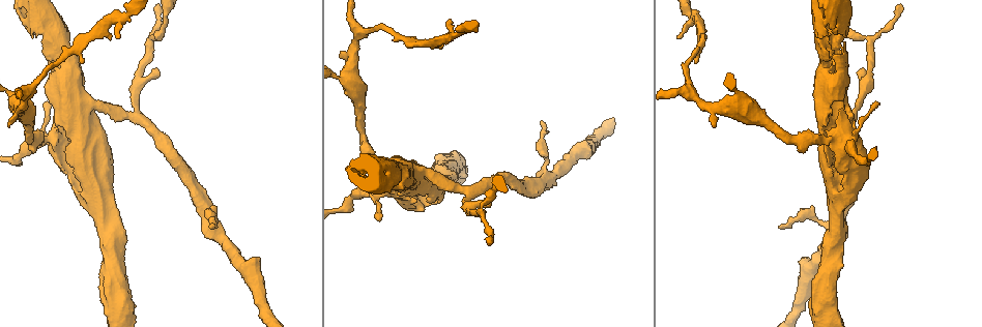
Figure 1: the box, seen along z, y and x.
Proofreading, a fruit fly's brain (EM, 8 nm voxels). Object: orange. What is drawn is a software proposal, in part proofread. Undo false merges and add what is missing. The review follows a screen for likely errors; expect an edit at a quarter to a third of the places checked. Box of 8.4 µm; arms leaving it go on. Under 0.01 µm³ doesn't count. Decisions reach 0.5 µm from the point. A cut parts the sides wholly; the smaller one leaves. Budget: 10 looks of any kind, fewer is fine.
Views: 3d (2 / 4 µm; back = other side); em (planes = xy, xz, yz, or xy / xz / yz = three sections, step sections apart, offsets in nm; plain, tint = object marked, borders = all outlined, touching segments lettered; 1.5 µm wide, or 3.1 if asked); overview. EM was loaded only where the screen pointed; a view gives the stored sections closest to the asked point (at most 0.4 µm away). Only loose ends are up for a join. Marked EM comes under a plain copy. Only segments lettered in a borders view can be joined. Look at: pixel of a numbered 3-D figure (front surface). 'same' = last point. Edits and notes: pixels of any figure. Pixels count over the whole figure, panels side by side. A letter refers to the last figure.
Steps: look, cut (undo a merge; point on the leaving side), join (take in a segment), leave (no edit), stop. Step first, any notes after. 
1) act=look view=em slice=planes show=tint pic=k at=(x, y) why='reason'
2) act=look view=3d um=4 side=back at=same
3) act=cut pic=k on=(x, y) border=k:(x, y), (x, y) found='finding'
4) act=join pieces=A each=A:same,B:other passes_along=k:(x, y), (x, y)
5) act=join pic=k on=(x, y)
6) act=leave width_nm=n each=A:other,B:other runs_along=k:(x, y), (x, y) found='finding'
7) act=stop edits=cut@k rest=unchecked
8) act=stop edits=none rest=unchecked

act=look view=3d um=4 pic=1 at=(465, 192) why='narrows sharply'

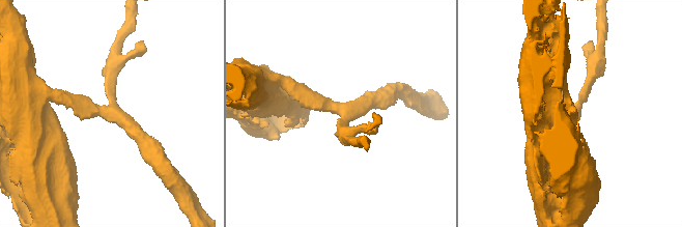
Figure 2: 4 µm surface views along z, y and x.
act=look view=em slice=yz step=4 show=borders pic=2 at=(343, 111) arms=3 arm_widths_nm=180,220,280

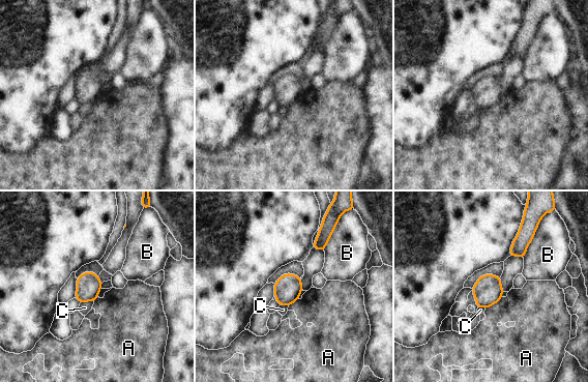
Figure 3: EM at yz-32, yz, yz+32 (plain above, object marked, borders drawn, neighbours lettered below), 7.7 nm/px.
act=look view=em slice=planes show=borders at=same why='cut it another way'

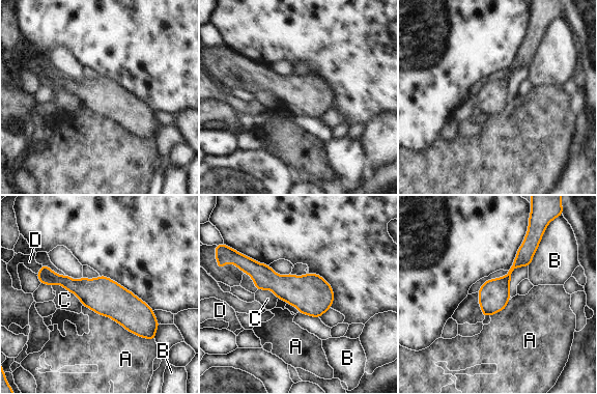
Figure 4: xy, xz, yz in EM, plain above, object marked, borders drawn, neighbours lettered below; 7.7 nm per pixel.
act=leave width_nm=240 each=A:other,B:other,C:other,D:other border=4:(82, 305), (154, 340) found='all the same cell'

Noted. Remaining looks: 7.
act=look view=3d um=4 side=back pic=1 at=(482, 210) why='a fork'

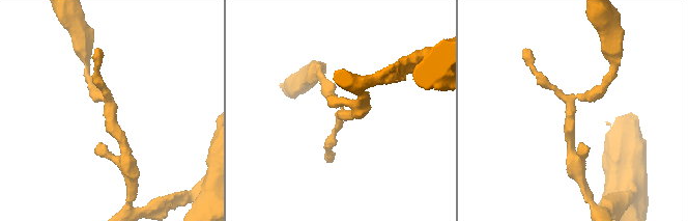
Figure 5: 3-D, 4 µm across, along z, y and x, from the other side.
act=look view=em slice=xz step=8 show=borders pic=5 at=(340, 113) arms=3 why='now the EM'

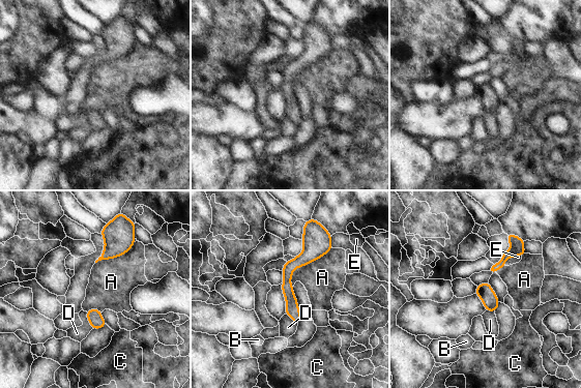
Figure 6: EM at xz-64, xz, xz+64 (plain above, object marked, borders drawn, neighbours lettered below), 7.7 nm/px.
act=leave longest_contact=A:440nm each=A:other,B:other,C:other,D:other,E:other border=6:(85, 311), (86, 318), (93, 328) found='all the same cell'

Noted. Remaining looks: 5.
act=look view=em slice=planes show=tint pic=1 at=(678, 37) why='branch stops here'

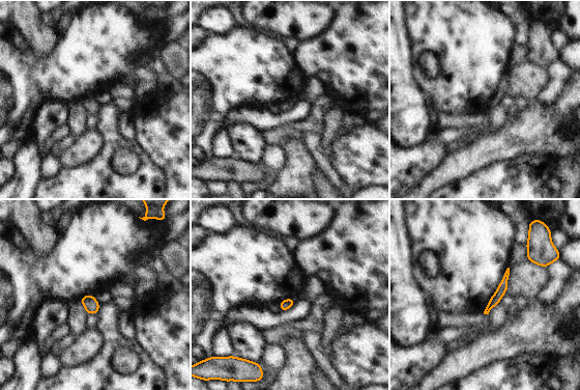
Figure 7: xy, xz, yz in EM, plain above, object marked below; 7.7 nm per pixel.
act=look view=em slice=planes show=borders at=same

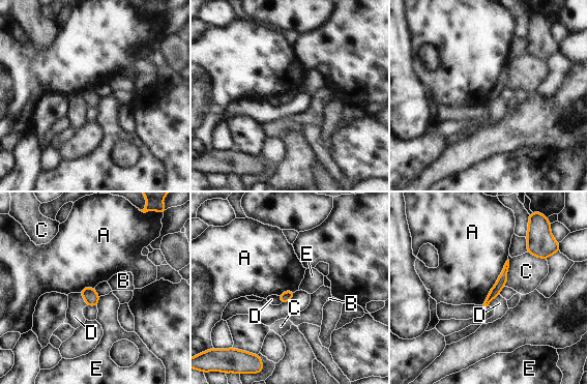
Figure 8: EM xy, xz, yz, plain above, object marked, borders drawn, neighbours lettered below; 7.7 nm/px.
act=leave longest_contact=A:400nm each=A:other,B:other,C:other,D:other,E:other found='no lettered segment goes on from it'

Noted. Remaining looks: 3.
act=look view=em slice=planes show=borders pic=1 at=(8, 125) why='stops while still wide'

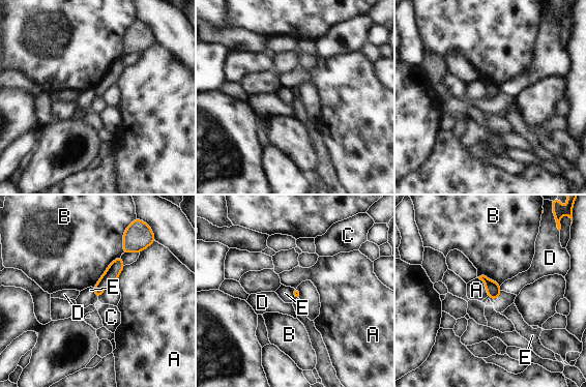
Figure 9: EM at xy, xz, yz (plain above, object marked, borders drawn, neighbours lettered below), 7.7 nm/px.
act=leave longest_contact=B:320nm each=A:other,B:other,C:other,D:other,E:other found='none of them fits'

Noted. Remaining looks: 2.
act=stop edits=none rest=unchecked

